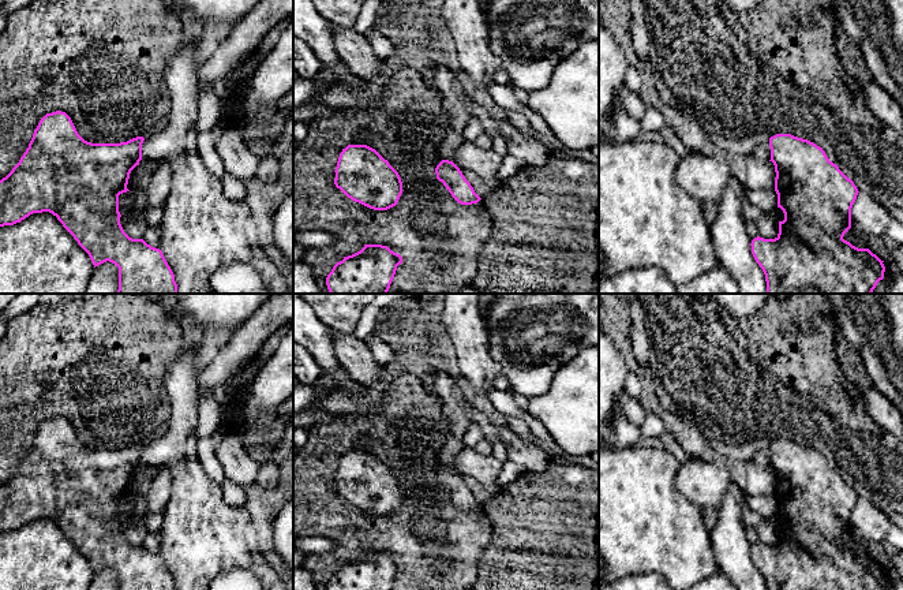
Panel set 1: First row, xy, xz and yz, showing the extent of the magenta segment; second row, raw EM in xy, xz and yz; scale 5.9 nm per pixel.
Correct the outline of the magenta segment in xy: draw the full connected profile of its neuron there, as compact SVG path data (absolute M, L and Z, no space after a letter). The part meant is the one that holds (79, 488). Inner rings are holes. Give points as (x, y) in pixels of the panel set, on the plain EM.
M65 418L46 419L34 436L19 468L0 486L0 533L20 529L33 519L49 518L89 560L94 574L106 567L119 574L119 590L176 590L162 557L143 545L130 544L120 530L119 501L130 497L127 494L130 479L142 466L143 447L143 442L136 442L120 449L91 449L78 440Z

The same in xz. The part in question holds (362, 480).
M348 451L342 455L334 478L337 494L374 516L396 512L404 497L398 478L367 451Z

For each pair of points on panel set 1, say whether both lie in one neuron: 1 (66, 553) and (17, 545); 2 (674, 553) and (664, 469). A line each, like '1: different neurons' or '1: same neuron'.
1: same neuron
2: same neuron

